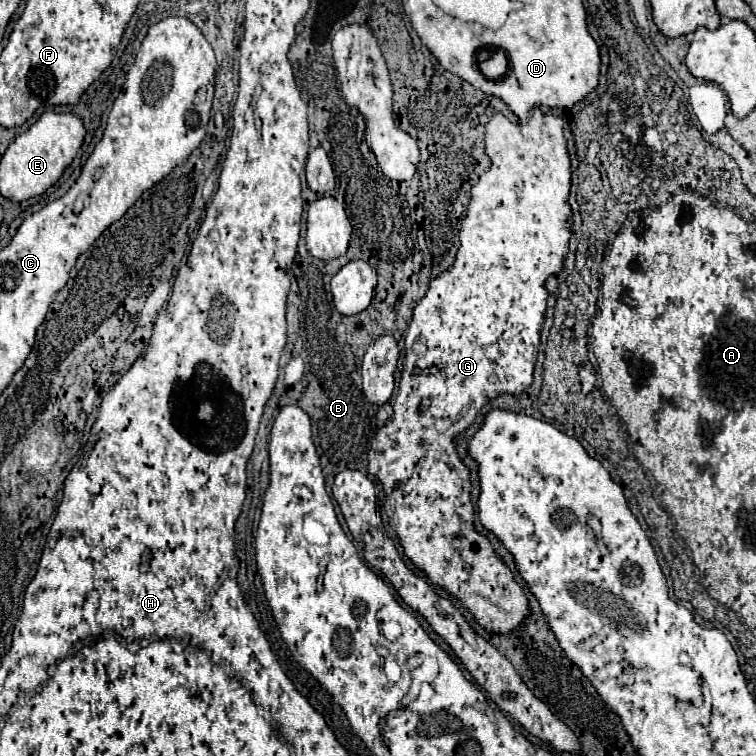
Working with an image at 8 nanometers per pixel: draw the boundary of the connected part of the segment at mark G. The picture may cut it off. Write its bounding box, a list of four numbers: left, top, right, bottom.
[369,109,571,635]

